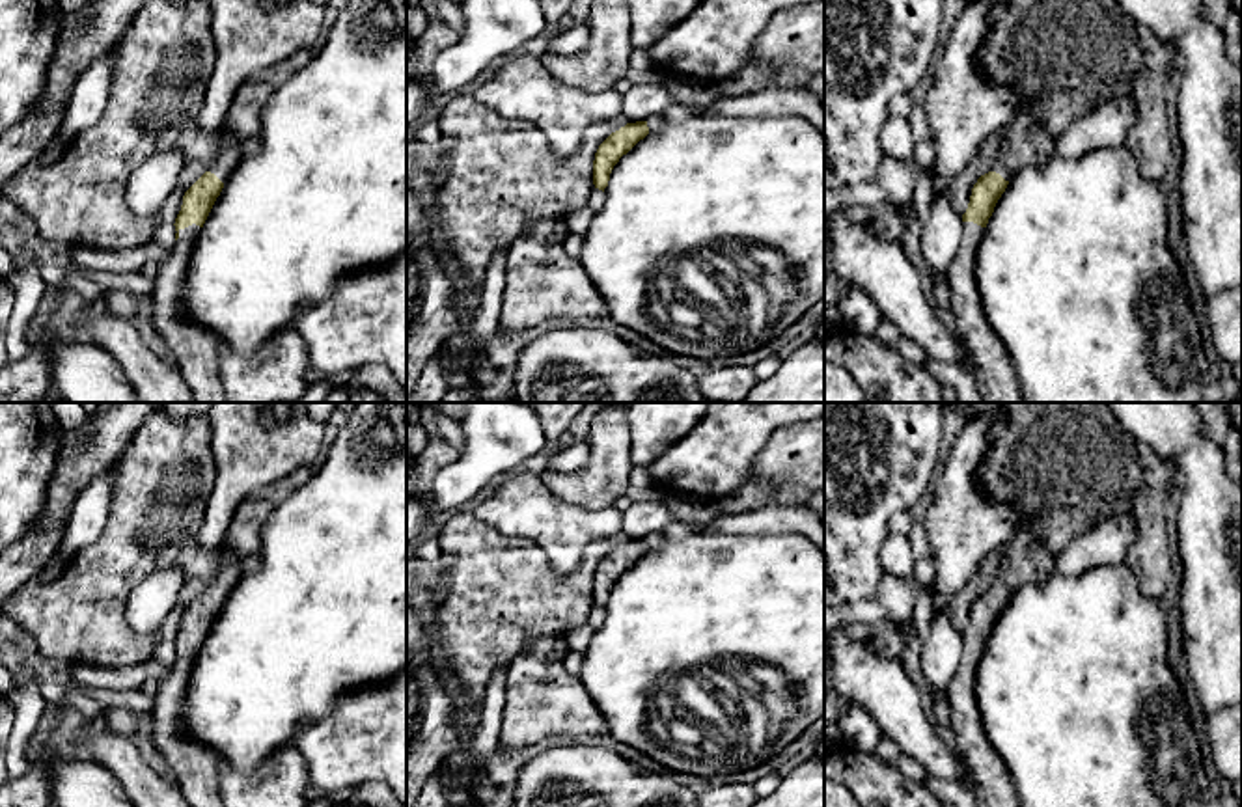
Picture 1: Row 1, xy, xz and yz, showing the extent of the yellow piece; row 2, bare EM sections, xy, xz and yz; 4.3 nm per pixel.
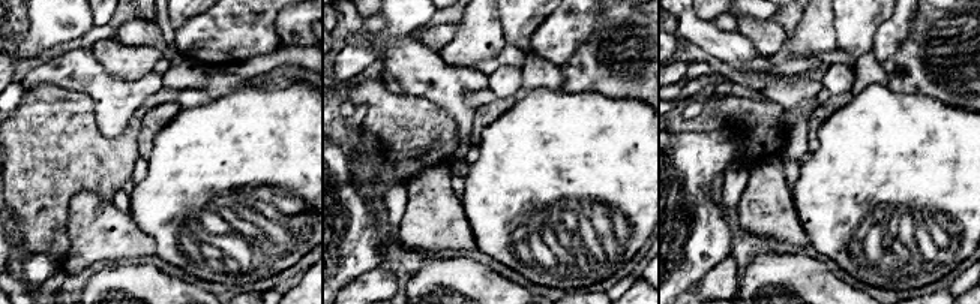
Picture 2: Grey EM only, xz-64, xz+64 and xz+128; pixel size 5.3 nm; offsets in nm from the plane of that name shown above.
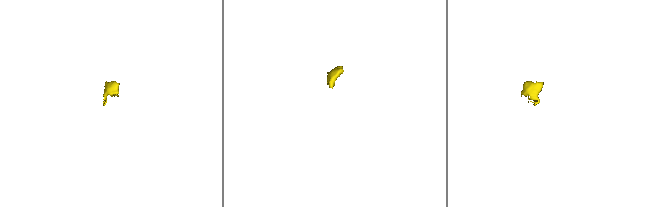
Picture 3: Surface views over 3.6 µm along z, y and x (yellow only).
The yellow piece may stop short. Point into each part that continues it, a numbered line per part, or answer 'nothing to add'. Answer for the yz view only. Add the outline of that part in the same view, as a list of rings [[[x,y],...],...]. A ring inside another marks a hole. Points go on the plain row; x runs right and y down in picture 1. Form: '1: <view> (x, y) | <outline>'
1: yz (1028, 561) | [[[1020,527],[1011,542],[1009,554],[992,583],[1005,598],[1024,585],[1041,587],[1048,572],[1054,570],[1052,554],[1035,540],[1028,527]]]
2: yz (994, 787) | [[[962,639],[960,663],[944,695],[951,706],[951,727],[955,749],[962,757],[979,807],[1020,807],[1014,783],[987,740],[975,697],[975,675],[985,645]]]

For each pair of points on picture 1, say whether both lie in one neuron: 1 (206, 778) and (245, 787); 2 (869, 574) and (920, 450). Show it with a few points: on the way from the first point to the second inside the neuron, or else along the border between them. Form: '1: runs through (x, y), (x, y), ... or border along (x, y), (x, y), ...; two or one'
1: border along (220, 761), (219, 787); two
2: runs through (868, 543), (868, 509), (884, 492), (888, 481); one

